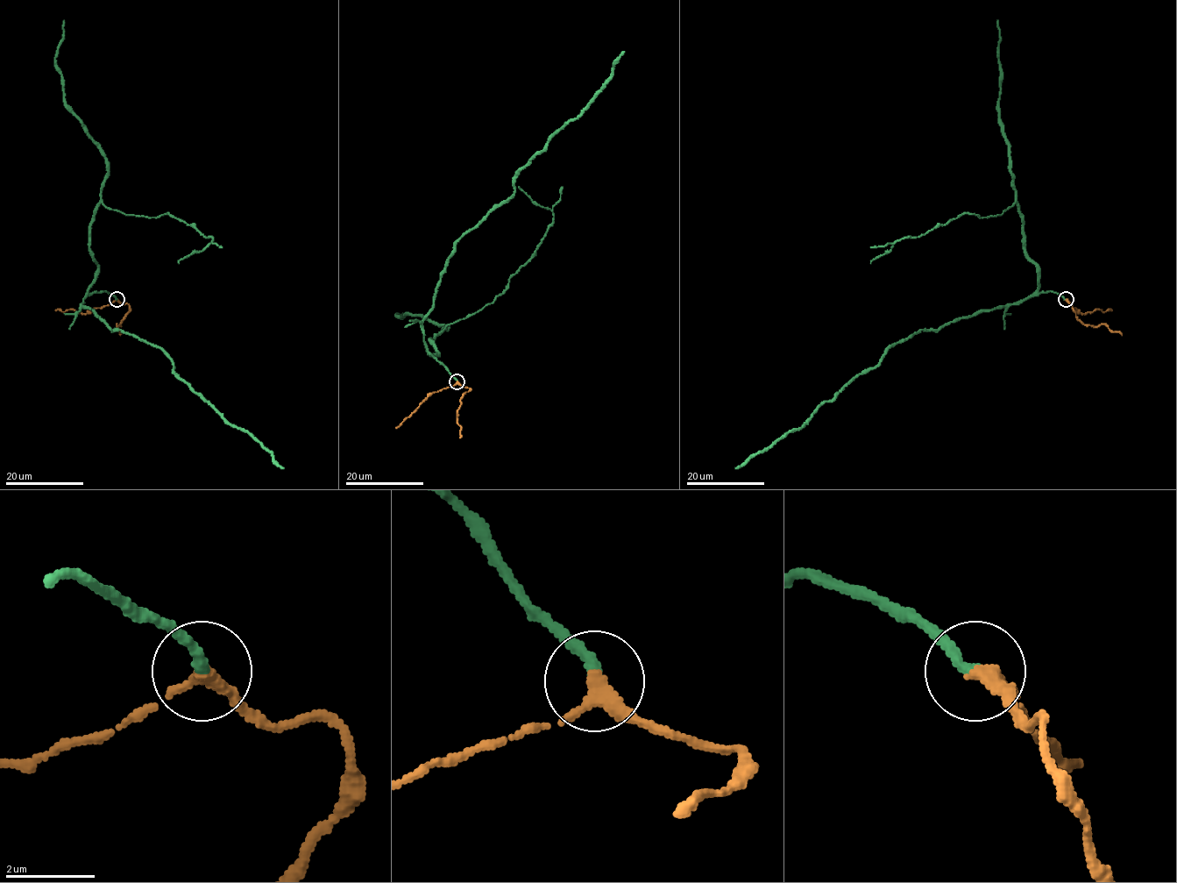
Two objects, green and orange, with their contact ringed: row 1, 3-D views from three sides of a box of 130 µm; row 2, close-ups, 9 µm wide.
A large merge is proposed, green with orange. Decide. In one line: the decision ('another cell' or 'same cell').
same cell

